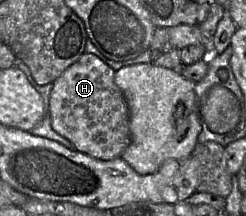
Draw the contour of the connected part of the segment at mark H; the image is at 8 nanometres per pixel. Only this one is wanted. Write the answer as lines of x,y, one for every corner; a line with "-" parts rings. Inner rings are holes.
83,53
52,85
49,116
52,128
74,144
74,149
95,158
110,160
120,157
131,142
130,113
126,100
115,84
115,70
91,53

